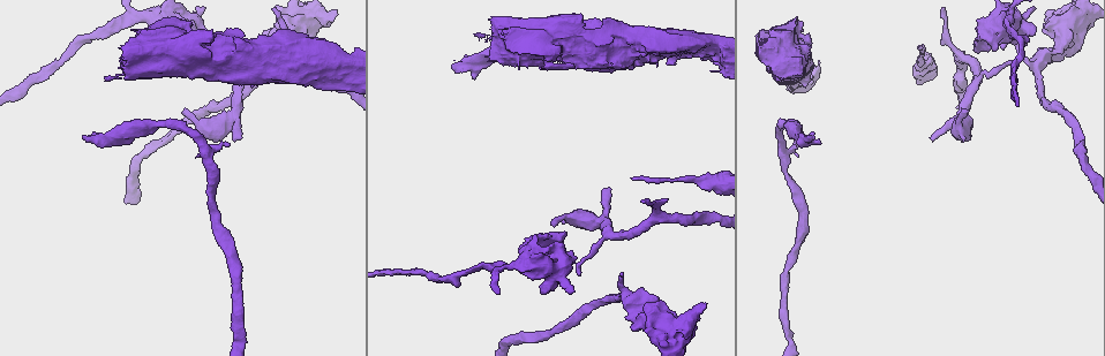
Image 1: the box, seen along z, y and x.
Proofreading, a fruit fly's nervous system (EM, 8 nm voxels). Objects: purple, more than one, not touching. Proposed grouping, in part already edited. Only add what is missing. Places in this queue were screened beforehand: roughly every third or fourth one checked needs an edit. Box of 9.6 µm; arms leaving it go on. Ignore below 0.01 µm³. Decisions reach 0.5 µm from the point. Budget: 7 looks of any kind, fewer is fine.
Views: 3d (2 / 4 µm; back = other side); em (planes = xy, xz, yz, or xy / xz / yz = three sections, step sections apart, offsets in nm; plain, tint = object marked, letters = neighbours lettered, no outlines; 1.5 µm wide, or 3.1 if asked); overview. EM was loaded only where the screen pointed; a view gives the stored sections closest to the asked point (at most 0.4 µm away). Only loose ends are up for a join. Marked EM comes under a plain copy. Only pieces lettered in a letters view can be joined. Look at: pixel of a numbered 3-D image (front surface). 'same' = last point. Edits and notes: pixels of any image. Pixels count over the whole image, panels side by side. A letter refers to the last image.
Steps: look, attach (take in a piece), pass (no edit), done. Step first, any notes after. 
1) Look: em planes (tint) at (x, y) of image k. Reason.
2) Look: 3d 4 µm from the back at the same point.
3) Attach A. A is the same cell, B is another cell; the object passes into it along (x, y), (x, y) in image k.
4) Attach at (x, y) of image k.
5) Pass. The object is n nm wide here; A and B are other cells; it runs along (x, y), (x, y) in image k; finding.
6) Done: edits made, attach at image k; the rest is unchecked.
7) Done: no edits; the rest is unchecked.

Look: 3d 2 µm at (921, 46) of image 1. Long arm stops here.

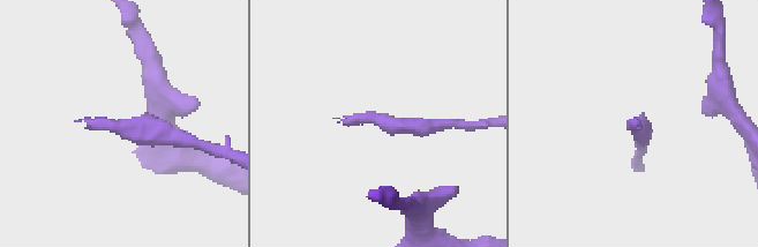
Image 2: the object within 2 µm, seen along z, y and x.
Look: em planes (letters) at (343, 123) of image 2.

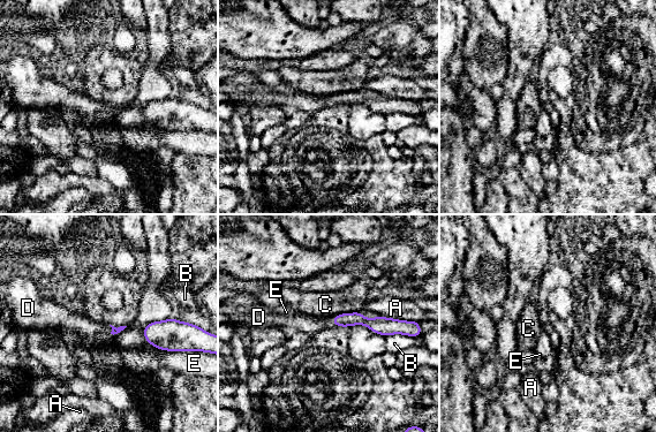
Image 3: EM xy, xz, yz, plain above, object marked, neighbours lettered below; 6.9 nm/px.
Attach D. D is the same cell, A, B, C and E are other cells; the object passes into it along (356, 318), (333, 321), (307, 324) in image 3; it goes on there.

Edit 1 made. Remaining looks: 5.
Look: overview. Redraw.

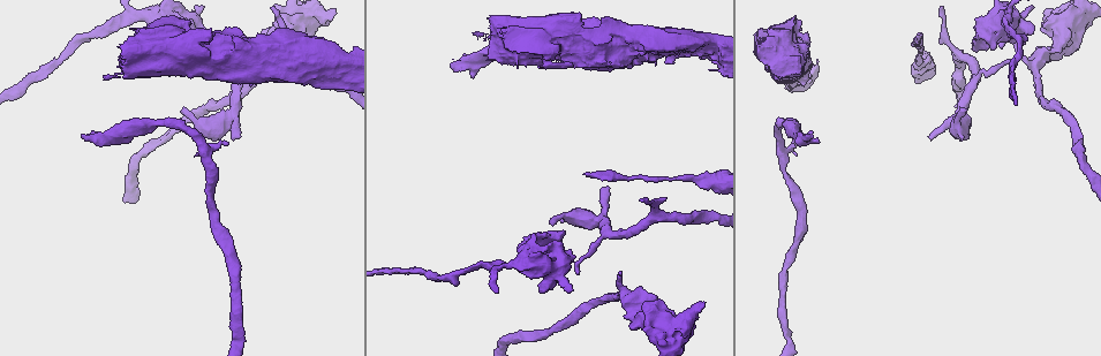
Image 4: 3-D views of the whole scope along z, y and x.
Look: 3d 4 µm at (618, 272) of image 4. Branch stops here.

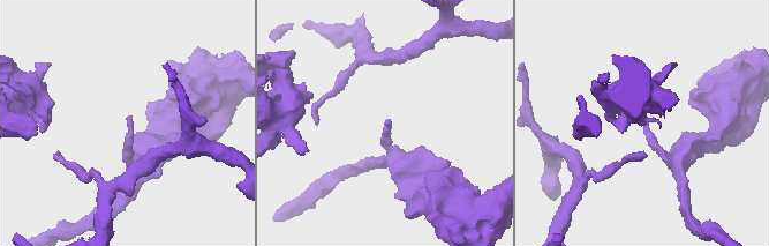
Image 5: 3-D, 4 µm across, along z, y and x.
Look: em xz step 4 (letters) at (387, 120) of image 5. Need the tissue.

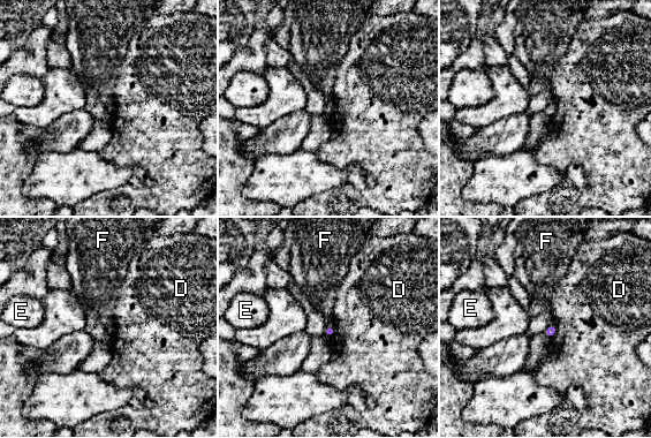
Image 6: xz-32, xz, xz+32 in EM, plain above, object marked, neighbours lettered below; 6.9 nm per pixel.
Look: em planes (letters) at the same point.

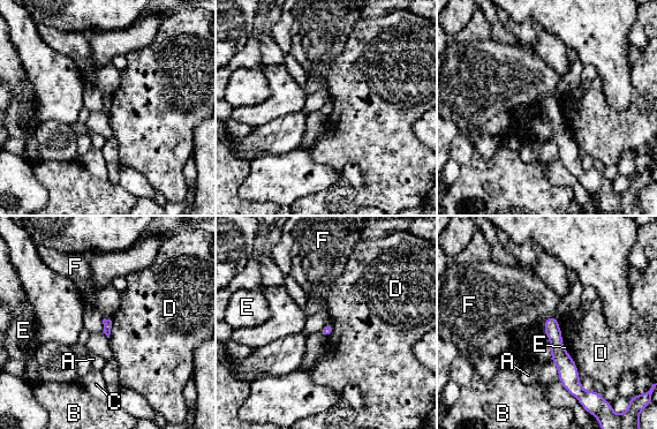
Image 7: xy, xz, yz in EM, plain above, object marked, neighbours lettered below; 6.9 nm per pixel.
Pass. A, B, C, D, E and F are other cells; a border runs along (567, 352), (576, 367), (580, 381) in image 7; none of them fits.

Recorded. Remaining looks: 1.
Done: edits made, attach at image 3; the rest is unchecked.

